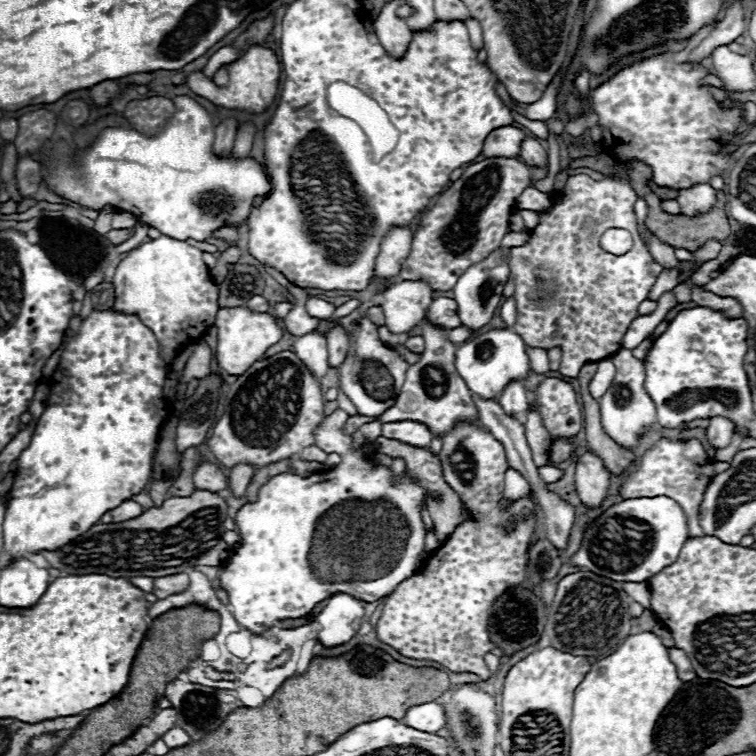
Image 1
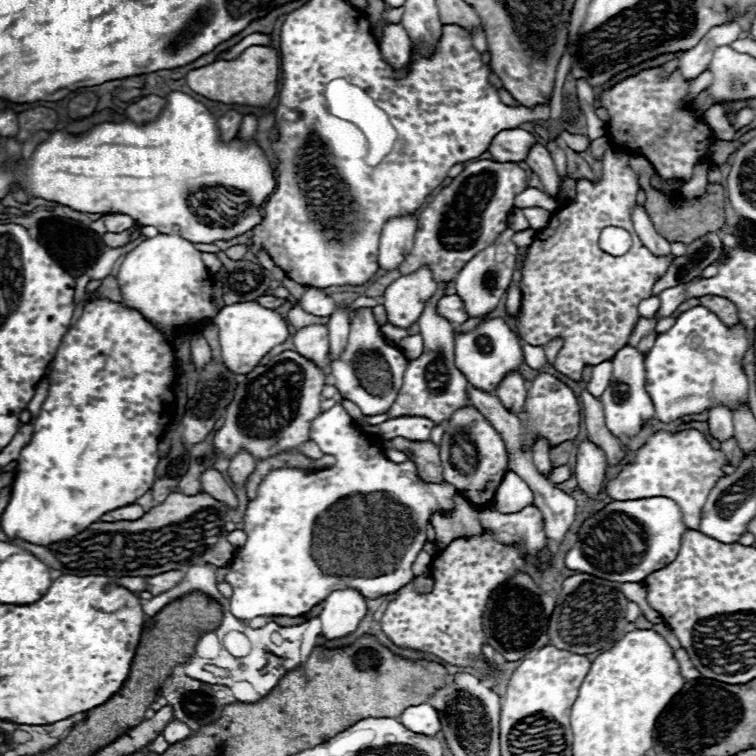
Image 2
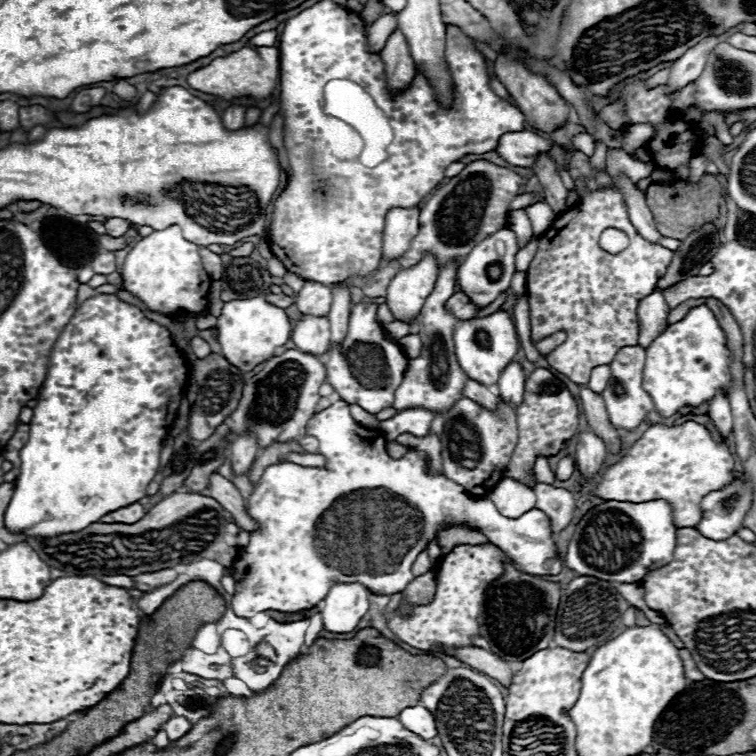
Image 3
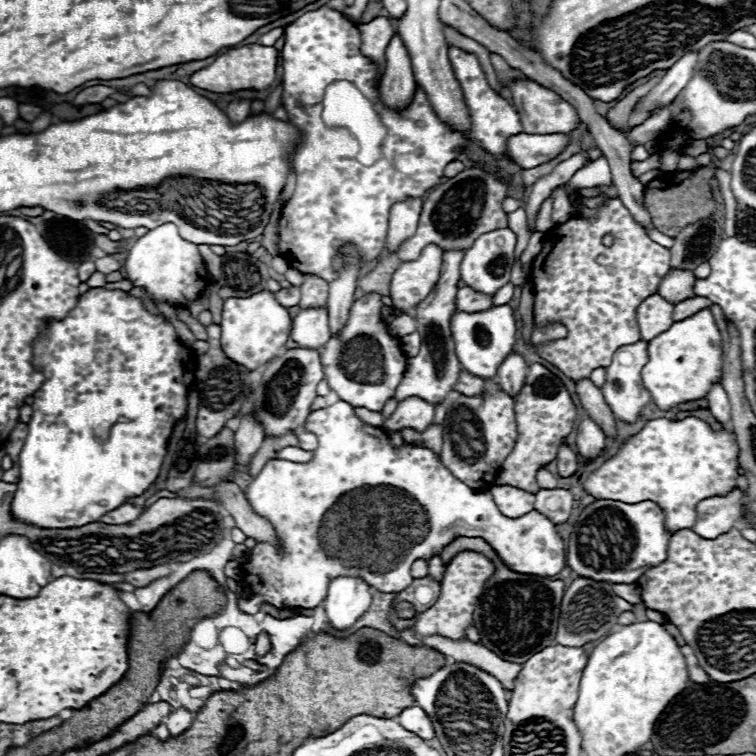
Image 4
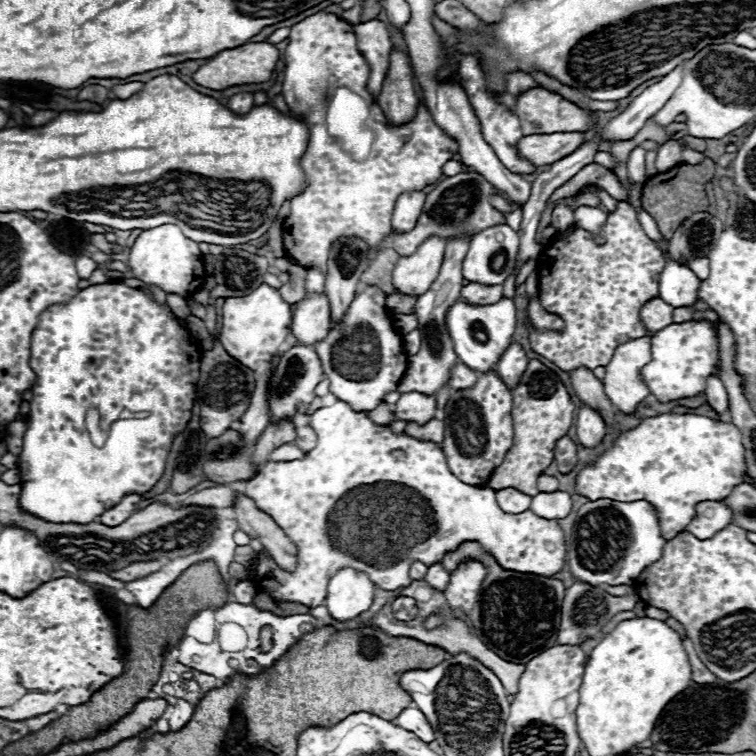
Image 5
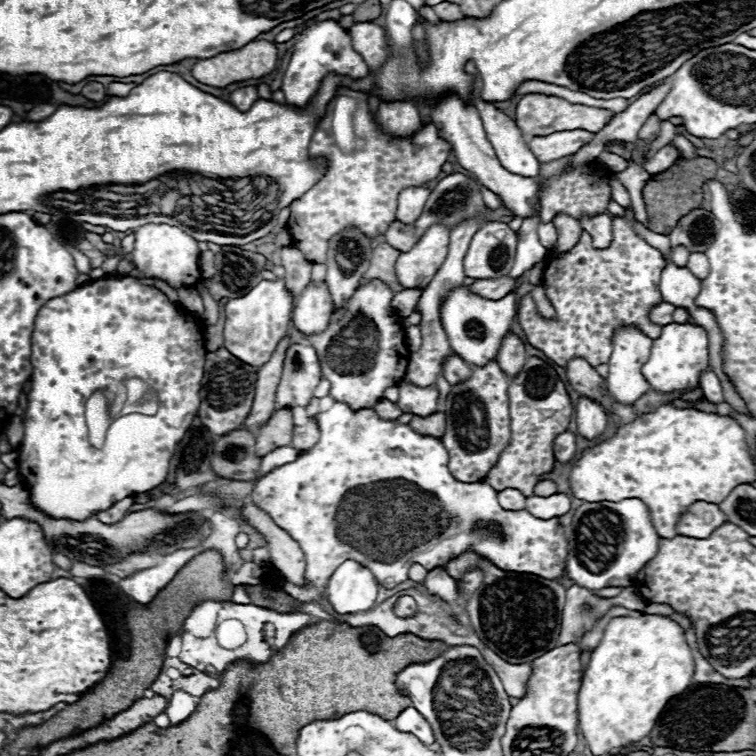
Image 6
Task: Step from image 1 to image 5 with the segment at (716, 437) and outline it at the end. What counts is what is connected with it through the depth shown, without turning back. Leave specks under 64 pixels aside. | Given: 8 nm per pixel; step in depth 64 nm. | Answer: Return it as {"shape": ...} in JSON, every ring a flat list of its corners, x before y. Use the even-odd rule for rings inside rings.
{"shape":[[710,376,710,378,706,380,704,394,706,394,708,404,710,404,716,412,724,412,724,410,728,408,728,394,726,394,726,388,724,388,724,384,722,384,720,378]]}

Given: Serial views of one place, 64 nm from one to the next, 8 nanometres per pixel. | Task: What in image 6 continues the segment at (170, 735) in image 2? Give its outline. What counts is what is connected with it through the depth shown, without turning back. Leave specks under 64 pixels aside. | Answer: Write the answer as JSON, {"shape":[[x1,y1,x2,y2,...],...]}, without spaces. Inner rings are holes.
{"shape":[[174,690,172,692,172,698,168,700,168,706,166,706,164,712,170,718,170,724,182,722,182,718,188,718,194,712,196,704,198,704,198,698,190,696,184,690]]}

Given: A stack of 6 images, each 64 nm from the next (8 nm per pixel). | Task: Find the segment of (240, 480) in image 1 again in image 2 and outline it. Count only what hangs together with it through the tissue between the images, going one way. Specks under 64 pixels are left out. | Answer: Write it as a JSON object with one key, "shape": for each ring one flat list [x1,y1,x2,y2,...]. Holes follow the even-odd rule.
{"shape":[[240,450,232,460,230,460,230,478,232,478,232,482,236,484,236,486,242,486,246,480,248,480,248,476,254,472,254,468,256,468,256,458,250,454,250,452,246,452,246,450]]}

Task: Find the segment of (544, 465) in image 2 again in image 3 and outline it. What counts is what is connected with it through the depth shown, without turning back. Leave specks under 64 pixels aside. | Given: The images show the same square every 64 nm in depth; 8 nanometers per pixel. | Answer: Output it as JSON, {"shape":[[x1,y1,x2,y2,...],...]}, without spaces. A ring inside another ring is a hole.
{"shape":[[538,458,538,460,536,460,536,464,534,464,534,474,536,474,536,480,538,480,538,482,544,482,544,484,552,484,552,482,556,480,556,476,554,476,554,472,550,470,546,458]]}

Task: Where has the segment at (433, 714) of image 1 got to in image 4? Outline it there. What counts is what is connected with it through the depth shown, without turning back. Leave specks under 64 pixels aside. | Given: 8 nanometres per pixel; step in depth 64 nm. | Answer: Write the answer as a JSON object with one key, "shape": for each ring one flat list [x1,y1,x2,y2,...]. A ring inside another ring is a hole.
{"shape":[[410,706,410,708,402,710,394,720,396,720,402,728,406,728,406,730,418,734,422,740,432,740,432,738,436,736,428,714,426,714,420,706]]}

